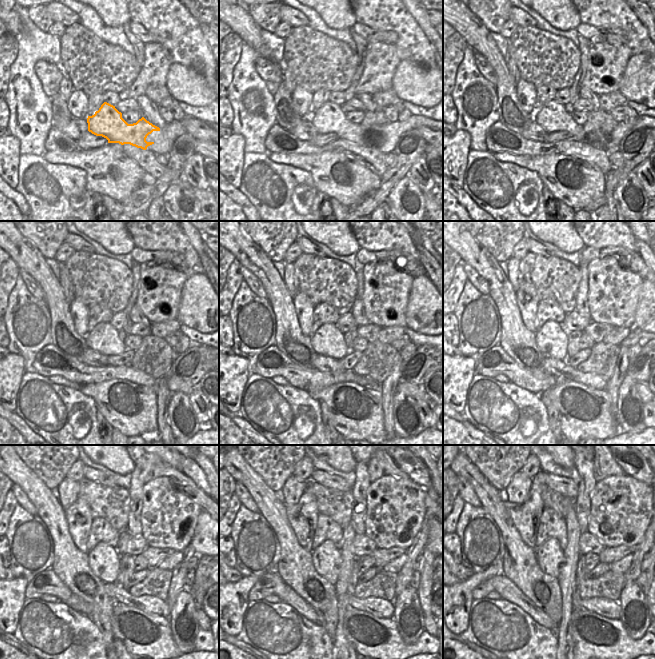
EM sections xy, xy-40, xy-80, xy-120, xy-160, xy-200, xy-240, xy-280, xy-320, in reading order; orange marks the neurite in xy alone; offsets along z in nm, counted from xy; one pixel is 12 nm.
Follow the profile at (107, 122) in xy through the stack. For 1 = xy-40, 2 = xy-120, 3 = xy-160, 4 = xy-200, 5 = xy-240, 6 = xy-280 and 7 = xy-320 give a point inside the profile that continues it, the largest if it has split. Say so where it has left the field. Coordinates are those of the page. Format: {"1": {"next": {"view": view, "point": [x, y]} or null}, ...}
{"1": {"next": {"view": "xy-40", "point": [329, 119]}}, "2": {"next": {"view": "xy-120", "point": [104, 339]}}, "3": {"next": {"view": "xy-160", "point": [327, 340]}}, "4": {"next": {"view": "xy-200", "point": [552, 339]}}, "5": {"next": {"view": "xy-240", "point": [104, 561]}}, "6": {"next": {"view": "xy-280", "point": [326, 558]}}, "7": {"next": {"view": "xy-320", "point": [550, 556]}}}

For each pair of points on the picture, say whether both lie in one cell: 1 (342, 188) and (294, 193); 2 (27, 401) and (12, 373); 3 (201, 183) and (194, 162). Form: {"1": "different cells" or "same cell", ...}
{"1": "different cells", "2": "different cells", "3": "same cell"}

